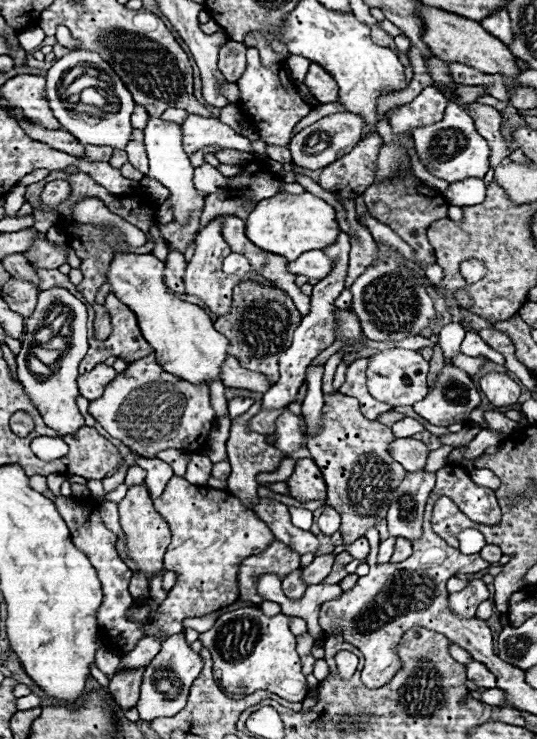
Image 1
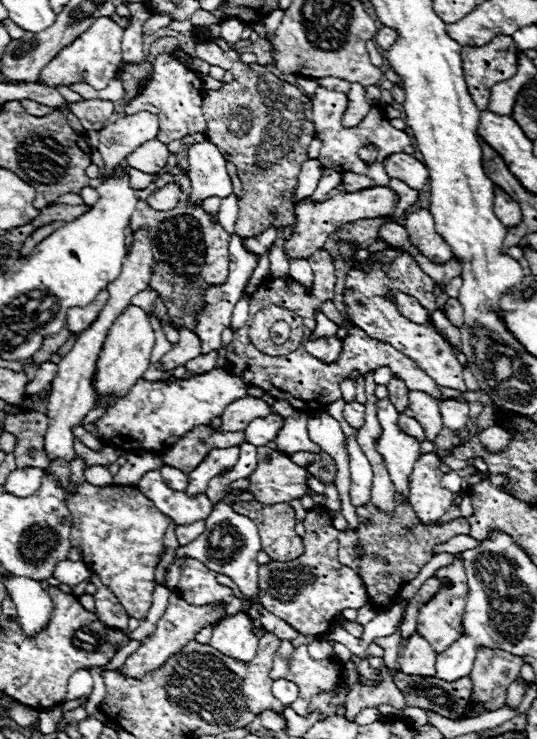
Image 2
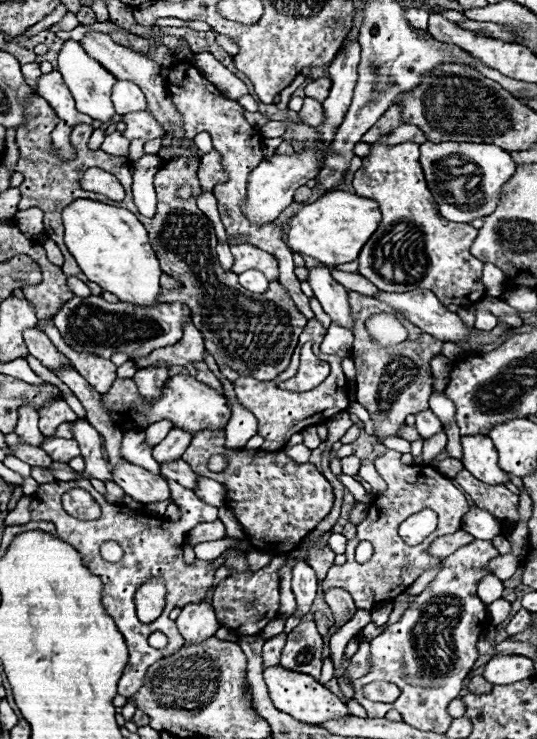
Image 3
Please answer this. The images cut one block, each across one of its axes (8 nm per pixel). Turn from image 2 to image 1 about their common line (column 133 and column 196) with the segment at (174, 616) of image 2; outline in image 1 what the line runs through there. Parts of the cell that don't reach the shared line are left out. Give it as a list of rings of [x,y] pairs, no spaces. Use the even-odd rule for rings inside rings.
[[[151,624],[145,625],[145,630],[163,639],[162,650],[146,666],[140,700],[136,704],[136,708],[140,712],[140,720],[148,720],[150,722],[150,720],[160,718],[160,716],[174,716],[186,706],[186,700],[188,700],[188,694],[190,694],[190,686],[198,678],[198,674],[202,670],[202,658],[200,658],[200,654],[192,652],[192,648],[186,644],[184,634],[180,634],[180,636],[178,634],[164,636],[159,628]],[[158,688],[168,688],[168,692],[160,692]]]

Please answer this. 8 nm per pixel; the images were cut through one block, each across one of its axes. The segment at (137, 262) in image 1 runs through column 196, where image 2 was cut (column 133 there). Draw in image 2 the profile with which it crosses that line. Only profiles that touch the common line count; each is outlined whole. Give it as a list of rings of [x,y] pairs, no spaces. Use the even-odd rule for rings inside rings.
[[[128,306],[128,310],[124,310],[122,316],[118,316],[118,320],[112,324],[112,328],[106,336],[104,352],[100,352],[100,360],[96,364],[96,376],[94,376],[96,398],[94,398],[94,406],[88,412],[88,416],[84,417],[82,425],[94,423],[96,418],[100,418],[104,414],[108,404],[104,400],[100,400],[100,396],[108,396],[108,394],[126,396],[128,394],[128,390],[148,370],[152,348],[154,348],[154,330],[148,322],[148,316],[138,306]]]

